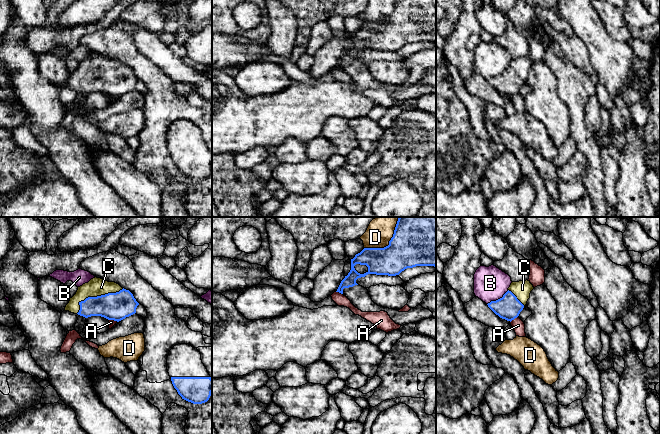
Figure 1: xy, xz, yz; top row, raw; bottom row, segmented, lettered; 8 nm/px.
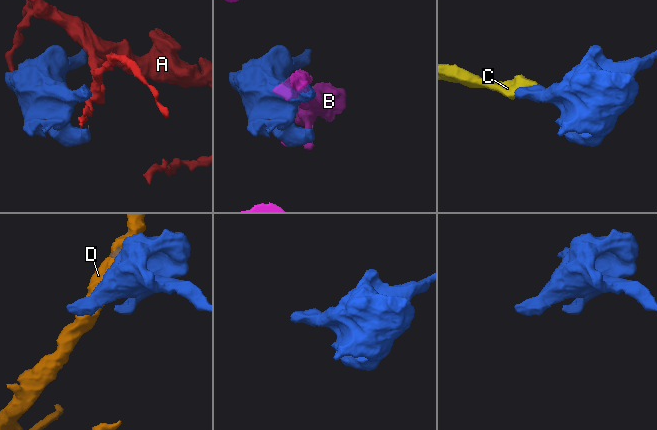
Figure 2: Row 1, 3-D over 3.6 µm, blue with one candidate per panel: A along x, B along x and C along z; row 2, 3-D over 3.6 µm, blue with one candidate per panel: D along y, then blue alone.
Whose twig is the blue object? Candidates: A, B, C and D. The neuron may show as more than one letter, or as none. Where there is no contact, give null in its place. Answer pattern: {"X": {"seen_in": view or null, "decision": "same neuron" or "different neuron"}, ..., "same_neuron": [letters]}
{"A": {"seen_in": "yz", "decision": "different neuron"}, "B": {"seen_in": "yz", "decision": "different neuron"}, "C": {"seen_in": "xy", "decision": "same neuron"}, "D": {"seen_in": "xz", "decision": "different neuron"}, "same_neuron": ["C"]}

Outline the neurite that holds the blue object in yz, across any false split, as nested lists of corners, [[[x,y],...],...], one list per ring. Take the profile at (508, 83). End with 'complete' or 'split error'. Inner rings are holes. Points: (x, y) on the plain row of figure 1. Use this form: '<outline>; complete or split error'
[[[528,56],[512,58],[502,74],[487,81],[500,94],[511,98],[523,86],[533,65],[533,61]]]; split error

